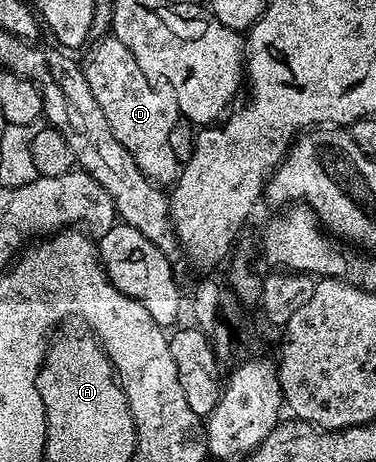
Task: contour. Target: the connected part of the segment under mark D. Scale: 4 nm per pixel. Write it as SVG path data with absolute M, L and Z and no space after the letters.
M105 36L91 46L84 51L85 62L83 58L87 88L91 88L91 96L99 100L99 108L103 108L115 140L131 152L135 164L139 164L141 171L153 182L176 183L179 163L168 144L171 128L179 117L172 90L164 84L155 84L154 79L139 68L139 60L131 56L127 44L117 38Z

